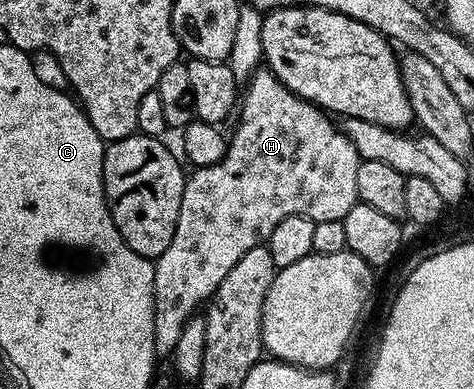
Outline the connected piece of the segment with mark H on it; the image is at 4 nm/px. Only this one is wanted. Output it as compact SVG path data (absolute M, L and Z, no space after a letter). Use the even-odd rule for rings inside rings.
M259 67L250 76L241 93L241 104L237 109L238 117L239 126L232 133L229 133L227 150L222 159L209 167L196 168L194 170L195 174L192 177L190 174L184 180L183 194L181 195L181 211L177 215L177 231L173 231L173 239L169 242L169 247L165 247L165 251L154 262L153 295L155 296L155 302L153 303L153 335L155 336L156 354L170 354L175 350L177 341L181 339L181 331L188 319L196 316L200 312L201 307L206 306L211 296L217 291L217 287L221 287L221 279L225 279L225 275L229 275L229 271L233 271L233 267L237 267L237 262L241 260L241 255L253 251L253 247L264 244L269 239L269 235L273 235L273 227L277 227L277 223L281 223L281 219L285 219L289 215L301 215L302 217L308 217L309 220L314 222L342 221L343 217L349 215L349 211L359 201L359 196L357 195L357 167L361 158L357 147L353 147L353 143L344 135L342 128L338 124L334 125L331 122L334 120L324 110L320 109L318 105L314 105L311 101L301 99L293 91L289 91L289 87L285 87L285 83L281 83L281 79L277 79L271 69Z

